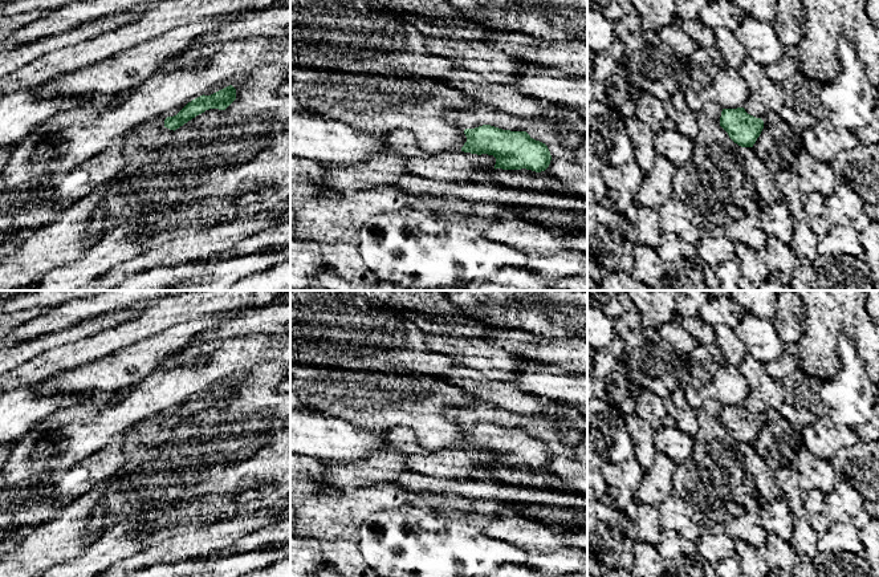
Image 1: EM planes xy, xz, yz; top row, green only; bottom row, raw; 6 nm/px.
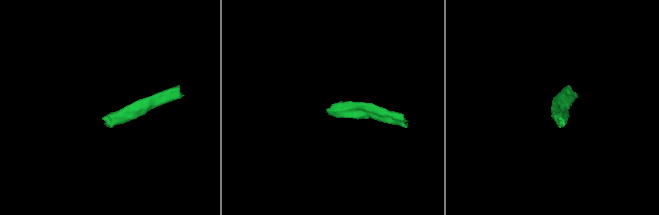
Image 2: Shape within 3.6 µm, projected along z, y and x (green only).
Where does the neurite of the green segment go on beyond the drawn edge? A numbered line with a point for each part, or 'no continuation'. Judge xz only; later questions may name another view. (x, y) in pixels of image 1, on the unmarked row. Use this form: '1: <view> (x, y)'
no continuation

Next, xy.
1: xy (163, 434)

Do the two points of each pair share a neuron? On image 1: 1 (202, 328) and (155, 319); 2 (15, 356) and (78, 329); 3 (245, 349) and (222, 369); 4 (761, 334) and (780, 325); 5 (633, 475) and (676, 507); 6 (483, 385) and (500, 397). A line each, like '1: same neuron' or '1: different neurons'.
1: different neurons
2: same neuron
3: same neuron
4: different neurons
5: different neurons
6: same neuron

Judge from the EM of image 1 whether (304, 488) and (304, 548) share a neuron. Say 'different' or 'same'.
different

